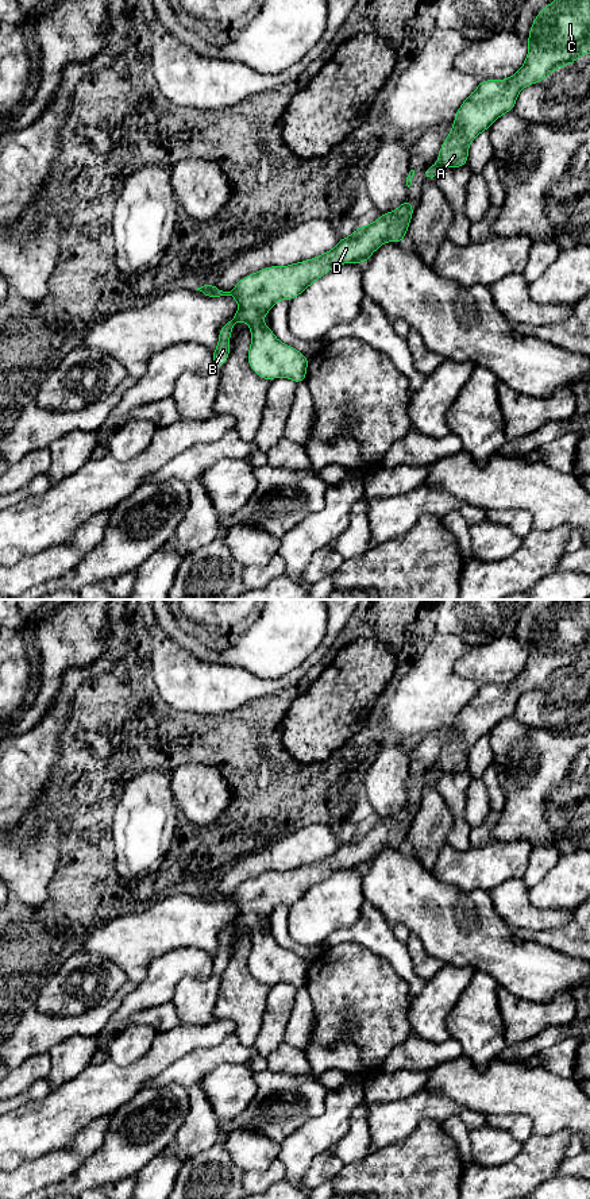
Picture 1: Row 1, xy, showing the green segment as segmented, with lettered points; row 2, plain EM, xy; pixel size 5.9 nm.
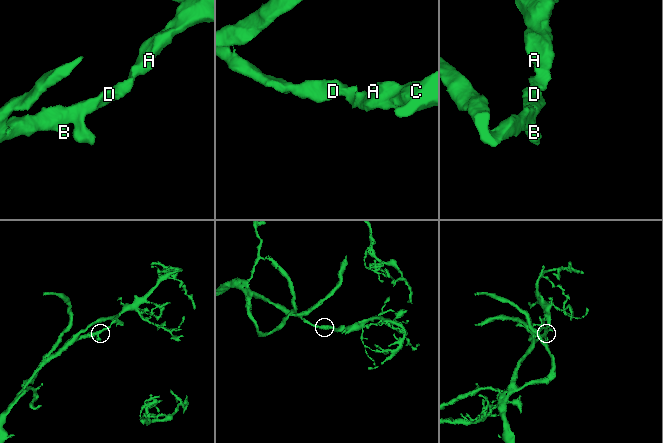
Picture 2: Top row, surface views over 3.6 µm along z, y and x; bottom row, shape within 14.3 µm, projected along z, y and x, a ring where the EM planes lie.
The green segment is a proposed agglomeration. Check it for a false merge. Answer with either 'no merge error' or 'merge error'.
no merge error

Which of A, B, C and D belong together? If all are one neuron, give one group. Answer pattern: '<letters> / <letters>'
A B C D

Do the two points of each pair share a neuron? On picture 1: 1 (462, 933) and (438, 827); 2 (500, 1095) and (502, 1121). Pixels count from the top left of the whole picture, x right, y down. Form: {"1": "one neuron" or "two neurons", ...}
{"1": "two neurons", "2": "two neurons"}

